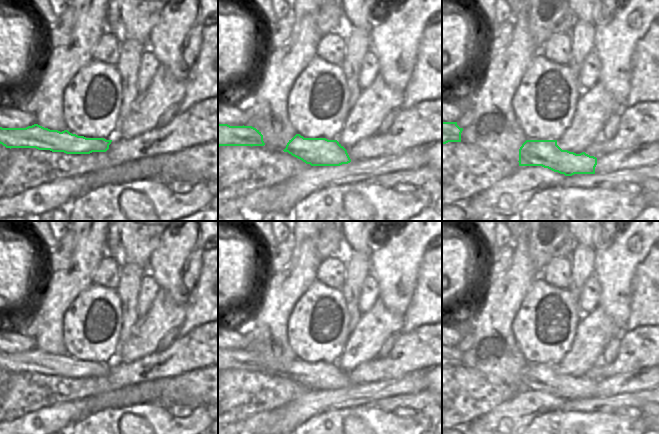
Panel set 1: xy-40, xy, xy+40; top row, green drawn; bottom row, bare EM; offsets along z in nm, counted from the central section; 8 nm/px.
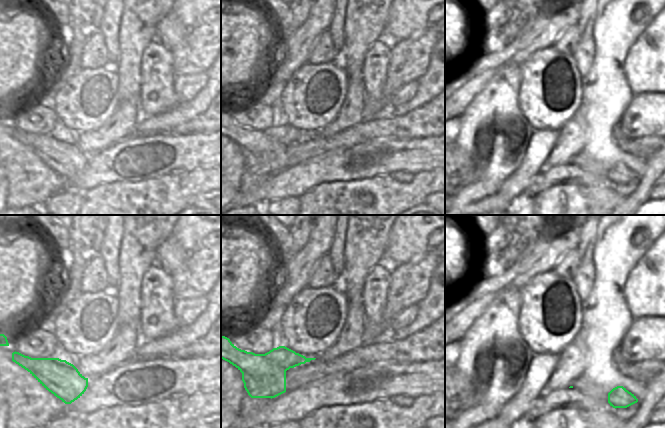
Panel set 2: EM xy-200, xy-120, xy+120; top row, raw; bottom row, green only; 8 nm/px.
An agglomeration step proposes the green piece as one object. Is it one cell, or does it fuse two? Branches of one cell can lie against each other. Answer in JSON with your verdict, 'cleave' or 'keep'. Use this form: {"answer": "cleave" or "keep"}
{"answer": "cleave"}

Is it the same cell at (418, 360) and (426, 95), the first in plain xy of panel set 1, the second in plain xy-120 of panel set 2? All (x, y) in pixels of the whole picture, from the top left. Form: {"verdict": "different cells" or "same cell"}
{"verdict": "different cells"}

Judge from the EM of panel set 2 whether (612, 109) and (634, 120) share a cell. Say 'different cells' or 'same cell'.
different cells

